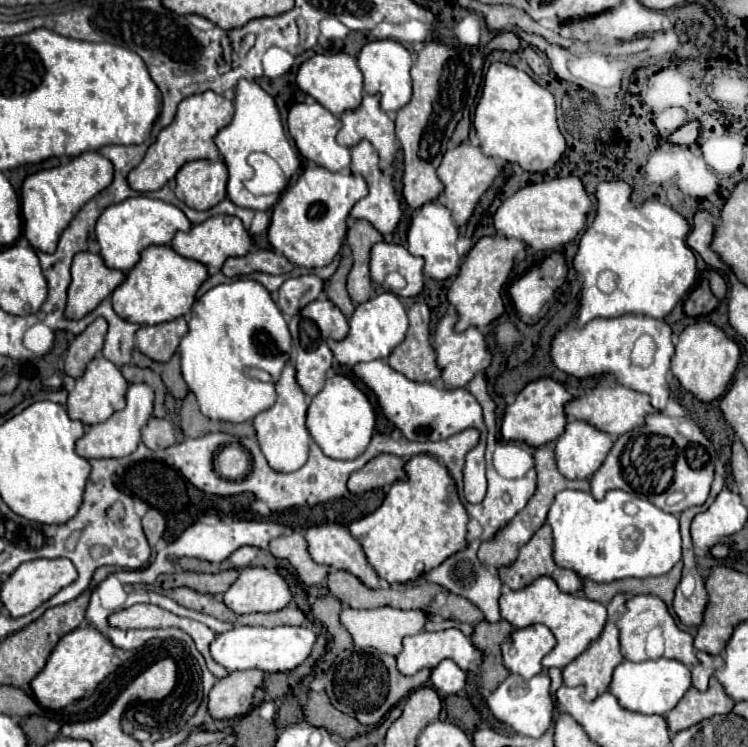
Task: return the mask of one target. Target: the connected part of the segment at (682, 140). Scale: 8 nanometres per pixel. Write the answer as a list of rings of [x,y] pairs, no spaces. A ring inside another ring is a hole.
[[[690,120],[690,122],[686,122],[684,126],[680,126],[676,132],[672,132],[672,134],[668,136],[668,144],[690,146],[690,144],[694,144],[694,142],[698,140],[700,130],[702,130],[700,120]]]

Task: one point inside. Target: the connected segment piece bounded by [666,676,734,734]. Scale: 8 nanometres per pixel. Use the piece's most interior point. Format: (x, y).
(696, 706)

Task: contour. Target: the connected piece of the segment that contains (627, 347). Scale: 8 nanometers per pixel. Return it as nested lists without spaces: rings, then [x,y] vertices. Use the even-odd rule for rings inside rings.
[[[624,314],[618,318],[596,318],[588,322],[586,326],[564,326],[556,332],[552,340],[552,362],[556,368],[564,370],[570,376],[586,378],[594,374],[612,374],[618,384],[632,388],[636,392],[648,394],[652,400],[652,406],[658,410],[664,410],[670,388],[668,388],[668,372],[670,372],[670,358],[674,354],[672,344],[672,328],[662,318],[652,316],[638,316],[638,314]],[[640,334],[650,334],[656,340],[656,354],[648,368],[634,368],[630,362],[630,352],[634,346],[634,340]]]

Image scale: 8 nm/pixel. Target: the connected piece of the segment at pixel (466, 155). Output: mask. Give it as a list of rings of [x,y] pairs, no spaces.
[[[462,142],[460,146],[450,148],[442,158],[442,164],[438,168],[438,178],[444,184],[444,194],[438,198],[438,202],[444,204],[446,208],[450,208],[454,222],[458,226],[464,226],[468,222],[468,218],[472,216],[480,196],[490,188],[490,184],[494,182],[496,176],[498,176],[498,166],[496,166],[494,158],[484,156],[480,148],[476,148],[468,142]]]

